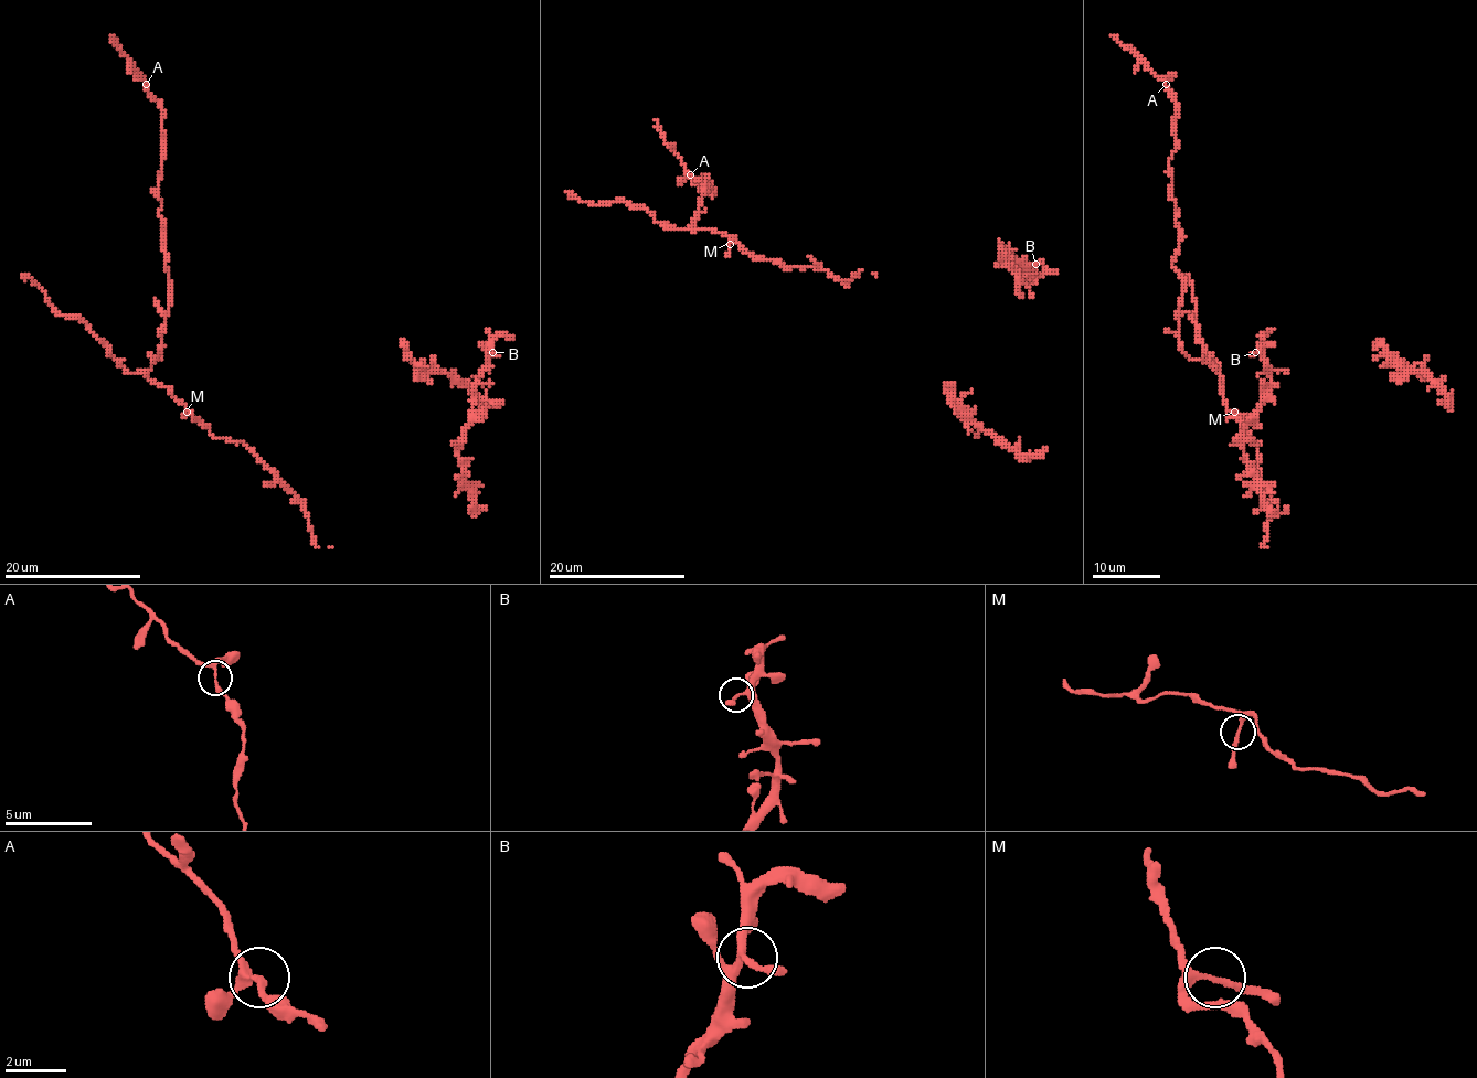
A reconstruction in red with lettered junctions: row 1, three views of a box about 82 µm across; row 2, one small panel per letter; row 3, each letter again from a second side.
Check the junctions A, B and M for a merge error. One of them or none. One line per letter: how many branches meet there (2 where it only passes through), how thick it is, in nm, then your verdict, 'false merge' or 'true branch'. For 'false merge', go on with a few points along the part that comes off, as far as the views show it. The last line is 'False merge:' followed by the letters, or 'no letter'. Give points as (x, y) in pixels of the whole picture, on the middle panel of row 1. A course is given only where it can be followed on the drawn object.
A: 3 | 180 nm | true branch
B: 3 | 160 nm | true branch
M: 3 | 180 nm | true branch
False merge: no letter

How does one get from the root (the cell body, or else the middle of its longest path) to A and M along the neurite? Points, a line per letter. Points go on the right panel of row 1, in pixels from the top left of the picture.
A: (1250, 431), (1228, 415), (1222, 377), (1180, 342), (1166, 84)
M: (1250, 431), (1238, 418), (1228, 415), (1234, 412)

